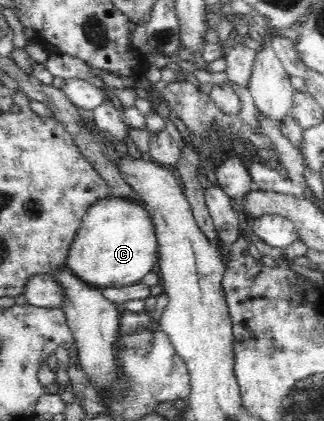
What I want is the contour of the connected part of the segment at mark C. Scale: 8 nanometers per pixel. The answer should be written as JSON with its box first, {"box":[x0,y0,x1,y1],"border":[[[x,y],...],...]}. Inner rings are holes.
{"box":[66,196,158,292],"border":[[[110,196],[86,213],[72,241],[66,266],[76,280],[105,292],[107,288],[138,283],[147,272],[156,270],[158,261],[158,239],[148,211],[131,198]]]}

